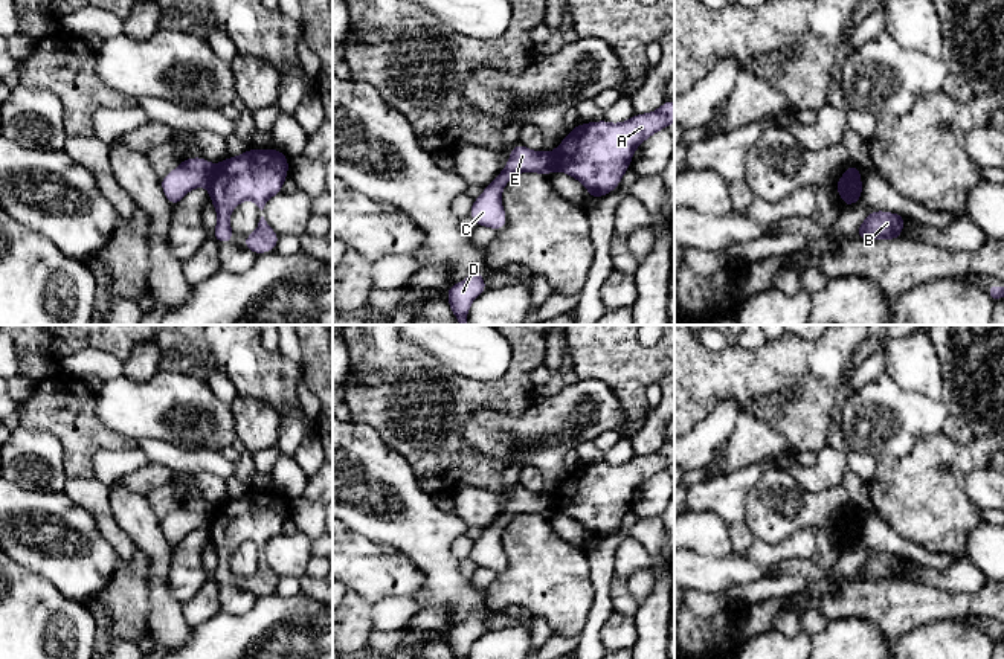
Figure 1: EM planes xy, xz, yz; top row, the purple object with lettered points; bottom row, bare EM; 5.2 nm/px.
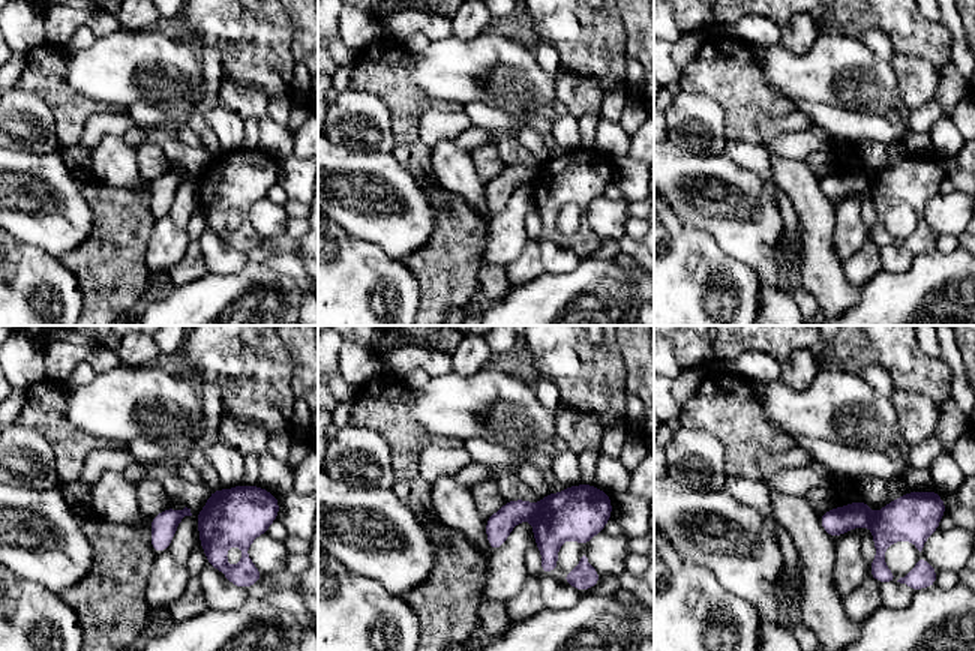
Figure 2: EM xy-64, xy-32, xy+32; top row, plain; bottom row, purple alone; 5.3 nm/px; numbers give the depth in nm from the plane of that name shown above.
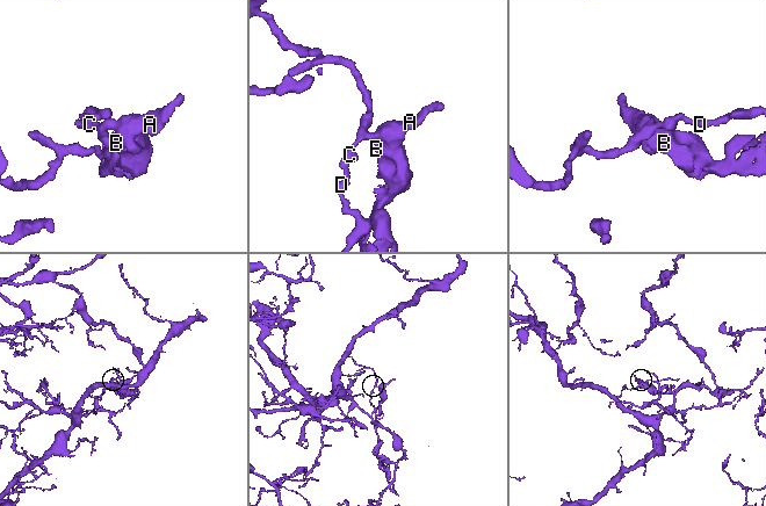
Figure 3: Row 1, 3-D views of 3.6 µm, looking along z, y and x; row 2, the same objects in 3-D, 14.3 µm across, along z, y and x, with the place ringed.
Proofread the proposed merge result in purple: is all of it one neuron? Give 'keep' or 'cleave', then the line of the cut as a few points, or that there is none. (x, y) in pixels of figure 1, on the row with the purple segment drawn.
cleave; cut in xy along (214, 167), (211, 182), (206, 186)

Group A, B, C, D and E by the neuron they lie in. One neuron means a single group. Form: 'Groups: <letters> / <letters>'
Groups: A B / C D E

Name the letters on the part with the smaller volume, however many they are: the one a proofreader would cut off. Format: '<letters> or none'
A, B

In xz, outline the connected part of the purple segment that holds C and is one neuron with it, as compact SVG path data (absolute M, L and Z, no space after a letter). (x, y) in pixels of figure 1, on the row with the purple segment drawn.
M516 142L510 153L507 166L497 177L475 198L468 217L482 227L500 230L508 218L502 206L502 191L505 185L519 172L537 172L549 175L555 169L552 156L546 151L531 151Z

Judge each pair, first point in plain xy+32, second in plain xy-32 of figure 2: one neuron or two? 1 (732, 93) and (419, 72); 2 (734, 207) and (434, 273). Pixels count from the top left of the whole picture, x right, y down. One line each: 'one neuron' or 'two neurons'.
1: two neurons
2: two neurons

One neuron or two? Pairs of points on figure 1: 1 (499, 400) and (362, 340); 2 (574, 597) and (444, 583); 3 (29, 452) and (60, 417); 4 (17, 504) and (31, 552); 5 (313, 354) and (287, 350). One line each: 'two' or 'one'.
1: one
2: two
3: two
4: one
5: two

